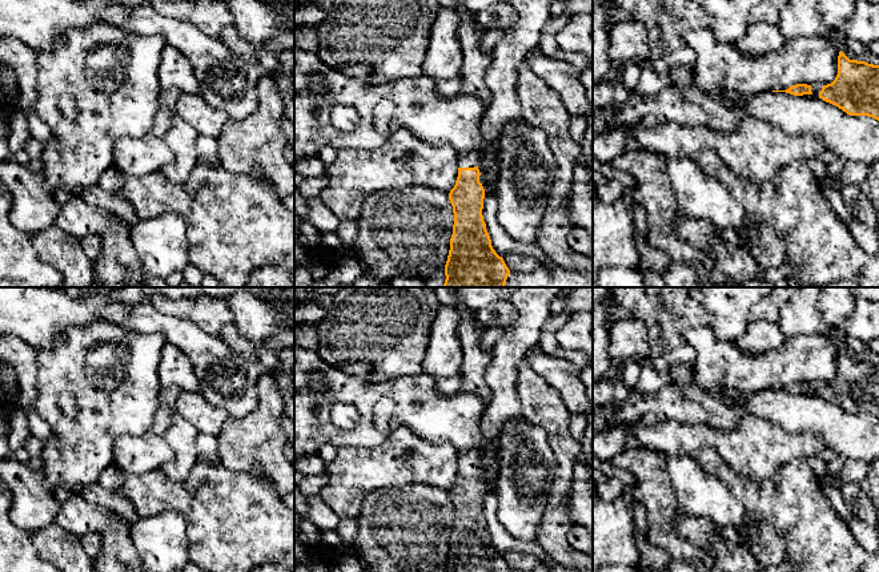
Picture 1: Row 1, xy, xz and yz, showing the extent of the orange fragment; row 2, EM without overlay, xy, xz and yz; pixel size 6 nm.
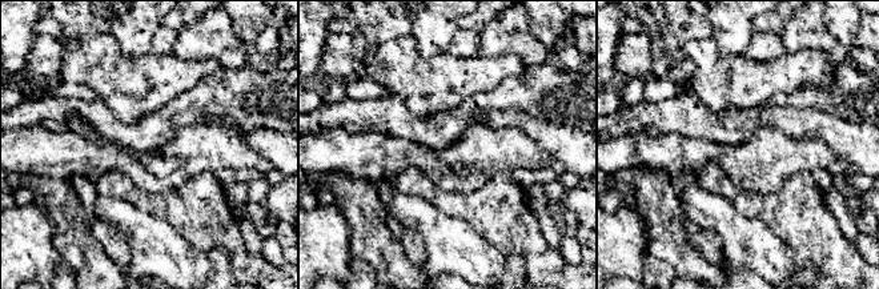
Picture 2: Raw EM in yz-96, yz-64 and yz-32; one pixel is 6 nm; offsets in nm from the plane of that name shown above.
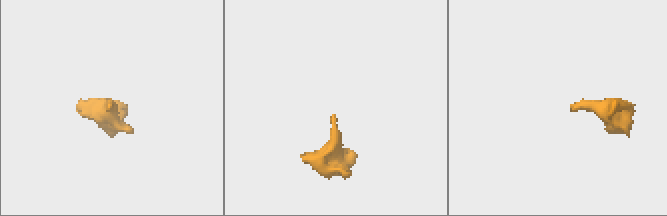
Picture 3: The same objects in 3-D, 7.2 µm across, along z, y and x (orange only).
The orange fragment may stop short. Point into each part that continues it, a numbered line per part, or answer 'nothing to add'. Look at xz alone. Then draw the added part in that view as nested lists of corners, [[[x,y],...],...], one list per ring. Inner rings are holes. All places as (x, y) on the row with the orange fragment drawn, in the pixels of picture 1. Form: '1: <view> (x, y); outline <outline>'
1: xz (470, 160); outline [[[478,153],[458,156],[458,168],[474,168],[479,164]]]

